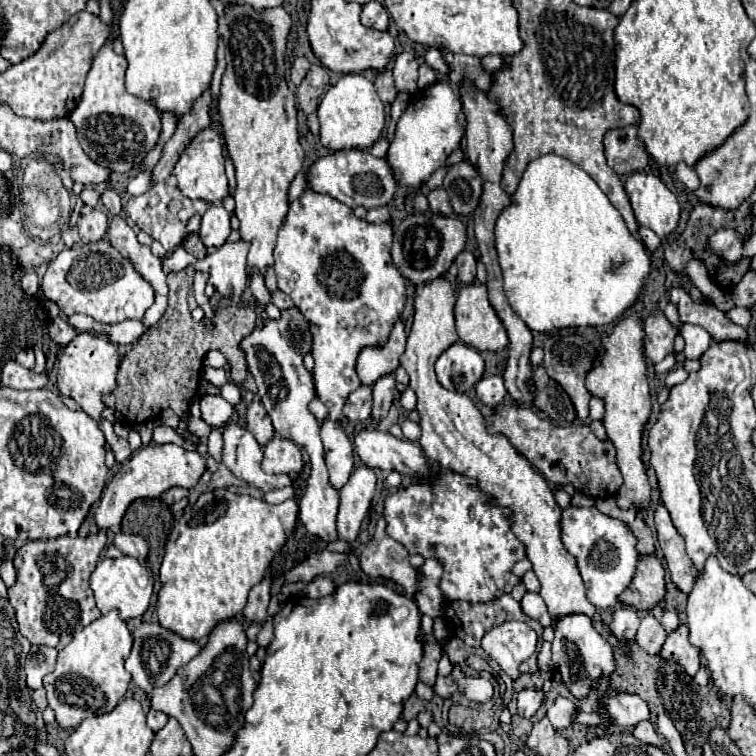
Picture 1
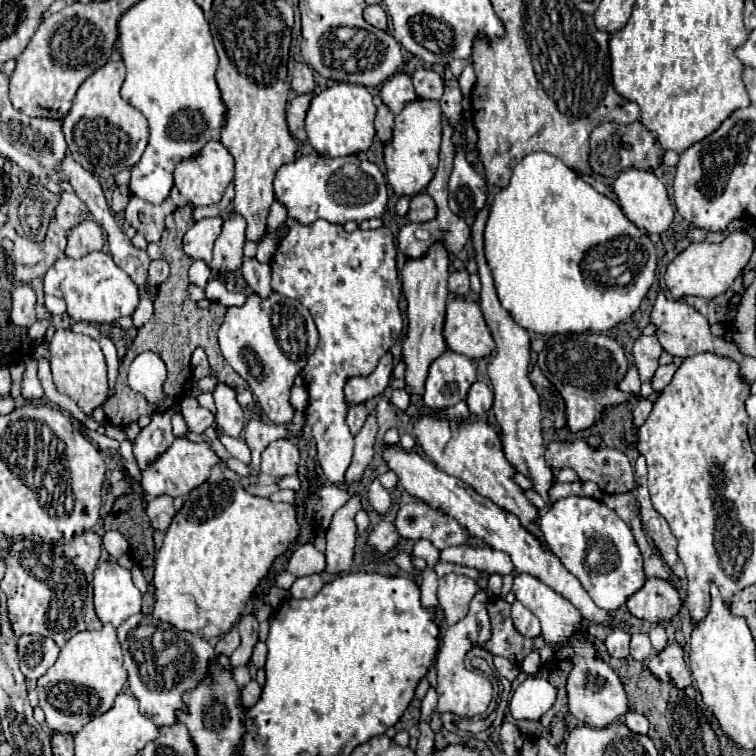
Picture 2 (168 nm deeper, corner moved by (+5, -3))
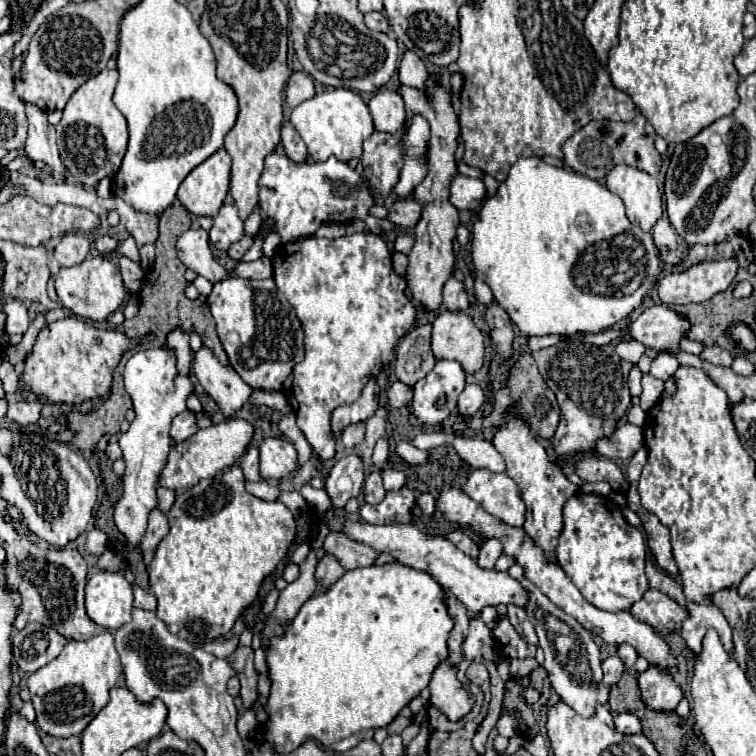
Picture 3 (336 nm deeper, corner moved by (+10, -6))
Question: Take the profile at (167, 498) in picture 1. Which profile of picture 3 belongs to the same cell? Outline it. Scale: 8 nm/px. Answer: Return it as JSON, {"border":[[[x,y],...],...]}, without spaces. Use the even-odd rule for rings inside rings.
{"border":[[[154,508],[148,516],[148,528],[146,528],[146,534],[144,534],[142,544],[140,544],[142,550],[154,552],[166,534],[168,534],[168,518],[160,508]]]}

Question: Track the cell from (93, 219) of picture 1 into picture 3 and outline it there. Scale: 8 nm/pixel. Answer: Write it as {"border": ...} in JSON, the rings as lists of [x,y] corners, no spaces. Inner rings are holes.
{"border":[[[70,232],[60,240],[60,244],[54,250],[54,256],[60,266],[70,268],[70,266],[80,264],[90,254],[90,246],[92,242],[84,234]]]}

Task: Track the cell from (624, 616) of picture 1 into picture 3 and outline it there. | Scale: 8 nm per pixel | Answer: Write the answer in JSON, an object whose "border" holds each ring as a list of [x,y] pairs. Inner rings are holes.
{"border":[[[610,654],[610,656],[602,662],[602,670],[604,670],[604,682],[606,682],[608,686],[614,686],[614,684],[620,680],[622,672],[624,672],[624,664],[620,662],[620,656],[618,656],[618,654]]]}

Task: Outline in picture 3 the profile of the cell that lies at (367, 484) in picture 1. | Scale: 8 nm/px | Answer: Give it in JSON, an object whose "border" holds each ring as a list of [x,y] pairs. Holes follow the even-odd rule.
{"border":[[[324,554],[324,558],[320,558],[316,564],[316,580],[326,588],[332,586],[338,578],[342,578],[344,572],[346,570],[340,566],[334,554]]]}

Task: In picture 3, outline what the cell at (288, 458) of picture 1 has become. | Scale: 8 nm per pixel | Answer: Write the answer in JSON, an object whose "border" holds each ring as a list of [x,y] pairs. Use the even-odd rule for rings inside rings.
{"border":[[[266,438],[260,444],[260,474],[264,480],[282,480],[296,468],[296,448],[286,438]]]}

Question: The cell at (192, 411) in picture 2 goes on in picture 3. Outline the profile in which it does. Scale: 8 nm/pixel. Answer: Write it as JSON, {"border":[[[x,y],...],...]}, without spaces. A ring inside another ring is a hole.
{"border":[[[184,410],[182,414],[178,414],[172,420],[172,428],[170,428],[170,436],[174,438],[174,442],[182,442],[186,438],[190,438],[192,434],[196,434],[198,426],[196,426],[196,414],[192,410]]]}

